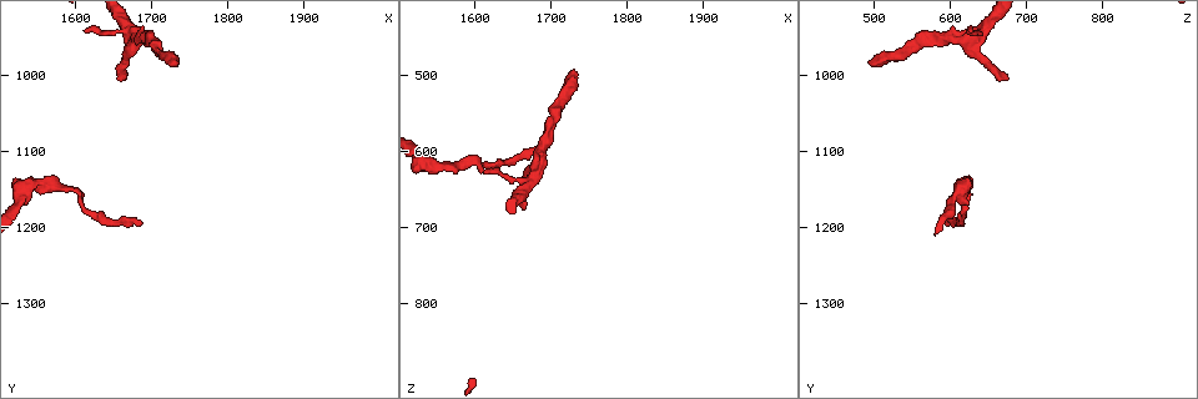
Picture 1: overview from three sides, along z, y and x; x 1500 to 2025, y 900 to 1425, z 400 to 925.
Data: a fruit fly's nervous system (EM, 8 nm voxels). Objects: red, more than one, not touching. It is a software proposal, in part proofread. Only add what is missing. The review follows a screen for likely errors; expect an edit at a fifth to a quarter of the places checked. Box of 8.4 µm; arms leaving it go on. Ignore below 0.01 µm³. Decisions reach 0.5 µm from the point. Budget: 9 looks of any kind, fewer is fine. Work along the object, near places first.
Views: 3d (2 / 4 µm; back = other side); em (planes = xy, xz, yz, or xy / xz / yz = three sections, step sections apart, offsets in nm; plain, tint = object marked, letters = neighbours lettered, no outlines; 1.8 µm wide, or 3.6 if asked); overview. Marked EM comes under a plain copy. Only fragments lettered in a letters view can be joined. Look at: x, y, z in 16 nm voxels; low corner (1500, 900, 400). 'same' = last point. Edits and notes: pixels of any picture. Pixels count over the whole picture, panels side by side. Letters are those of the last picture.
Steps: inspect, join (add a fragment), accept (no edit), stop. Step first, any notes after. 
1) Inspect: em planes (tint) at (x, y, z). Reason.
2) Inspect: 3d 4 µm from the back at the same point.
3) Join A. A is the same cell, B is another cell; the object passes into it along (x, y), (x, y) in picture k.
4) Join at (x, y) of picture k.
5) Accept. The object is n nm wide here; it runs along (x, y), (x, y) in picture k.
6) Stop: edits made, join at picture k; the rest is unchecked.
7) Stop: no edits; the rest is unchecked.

Inspect: em planes (letters) at (1685, 1195, 595). Long arm stops here.

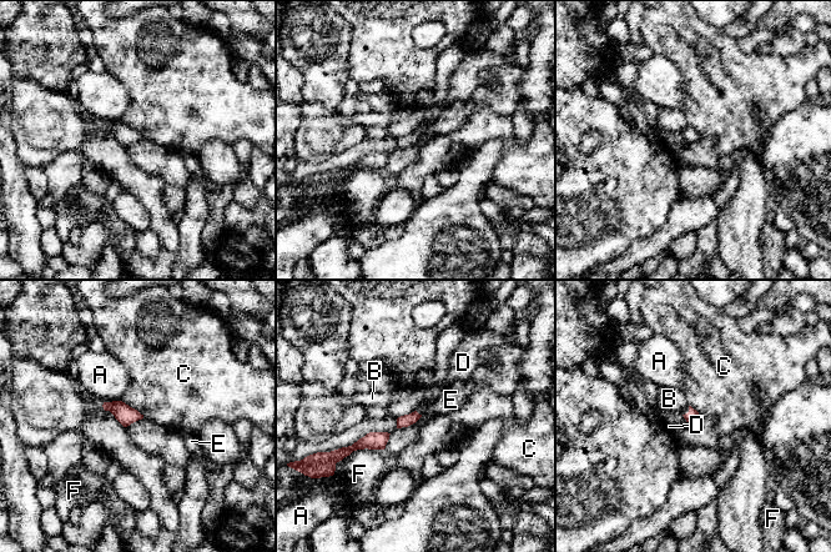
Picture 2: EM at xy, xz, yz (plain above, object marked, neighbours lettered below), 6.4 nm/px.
Join E. E is the same cell, A, B, C, D and F are other cells; the object passes into it along (407, 420), (417, 412), (451, 400) in picture 2; it goes on there.

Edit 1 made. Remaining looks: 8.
Inspect: em planes (letters) at (1580, 1150, 615). Calibre changes.

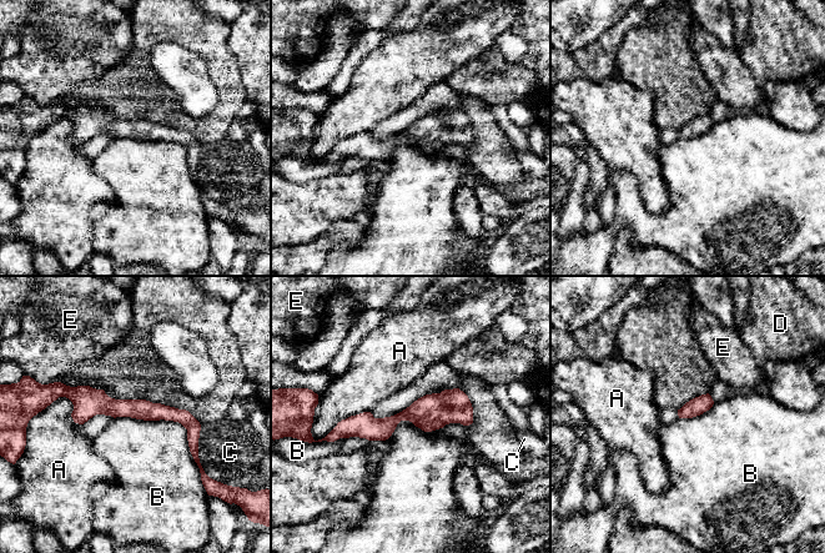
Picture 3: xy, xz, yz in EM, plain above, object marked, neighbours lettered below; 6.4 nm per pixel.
Accept. The object is 120 nm wide here; A, B, C, D and E are other cells; it runs along (61, 390), (179, 415), (195, 453) in picture 3; no lettered fragment goes on from it.

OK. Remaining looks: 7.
Inspect: 3d 4 µm at (1655, 1005, 675). An open end.

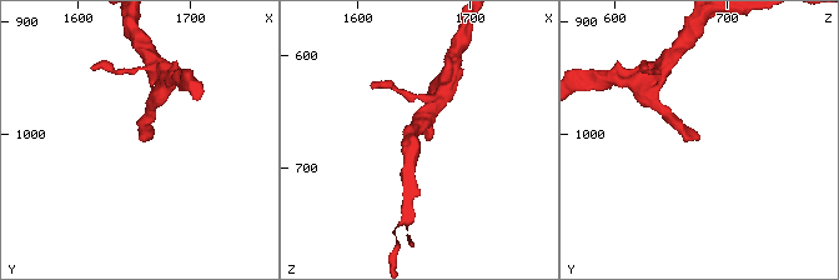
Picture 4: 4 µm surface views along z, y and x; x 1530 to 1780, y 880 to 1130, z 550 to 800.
Inspect: em yz step 4 (letters) at (1662, 1002, 674). Now the EM.

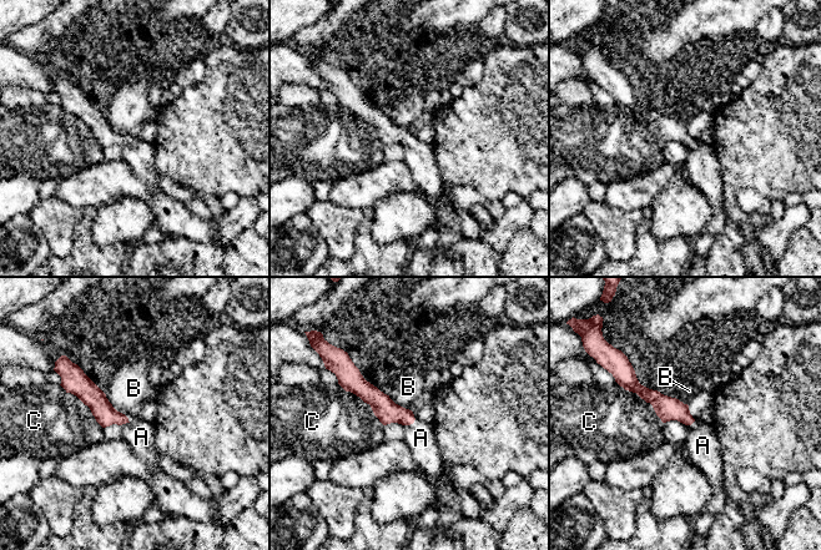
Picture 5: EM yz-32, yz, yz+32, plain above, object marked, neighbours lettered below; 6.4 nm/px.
Join A. The longest contact is with B, 200 nm; A is the same cell, B and C are other cells; the object passes into it along (383, 407), (409, 424), (421, 438) in picture 5; it goes on there.

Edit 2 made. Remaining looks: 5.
Inspect: overview.

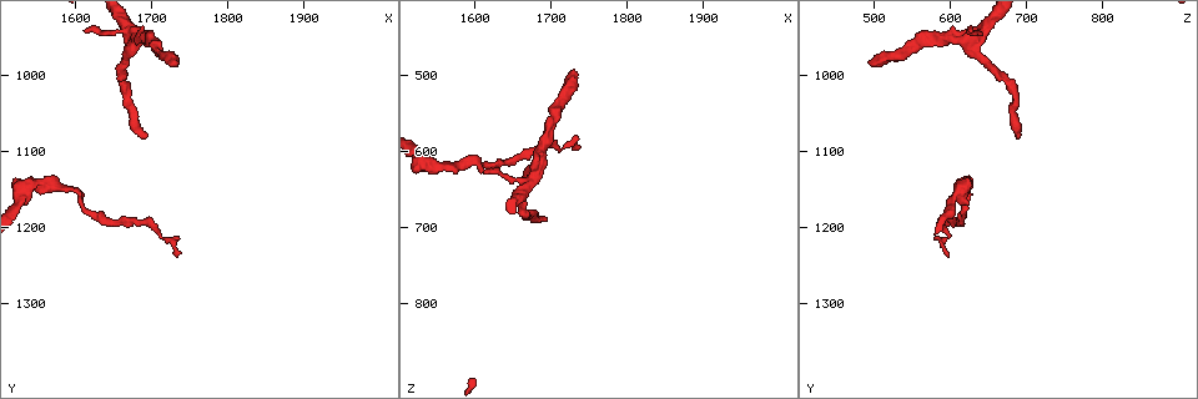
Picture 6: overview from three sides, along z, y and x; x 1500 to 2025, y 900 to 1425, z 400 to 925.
Inspect: em yz step 4 (letters) at (1735, 985, 495). An open end.

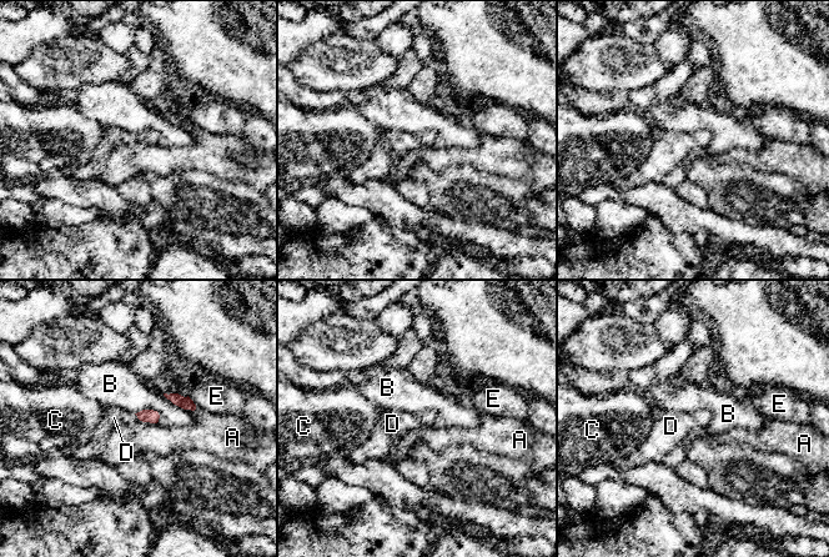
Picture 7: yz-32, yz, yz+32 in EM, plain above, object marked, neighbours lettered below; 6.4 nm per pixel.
Join D. D is the same cell, A, B, C and E are other cells; the neuron continues.

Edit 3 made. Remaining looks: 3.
Stop: edits made, join at picture 2, join at picture 5, join at picture 7; the rest is unchecked.

